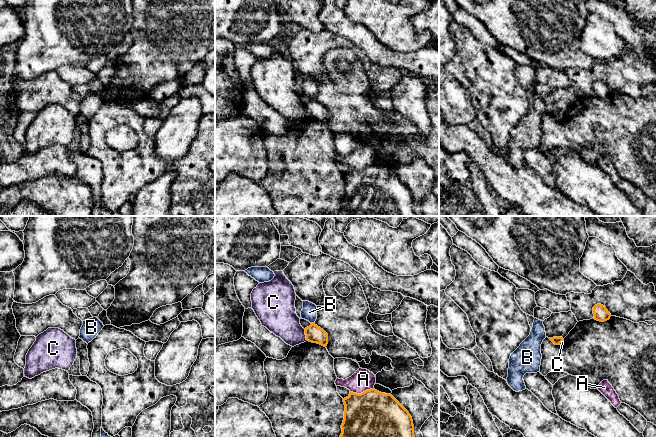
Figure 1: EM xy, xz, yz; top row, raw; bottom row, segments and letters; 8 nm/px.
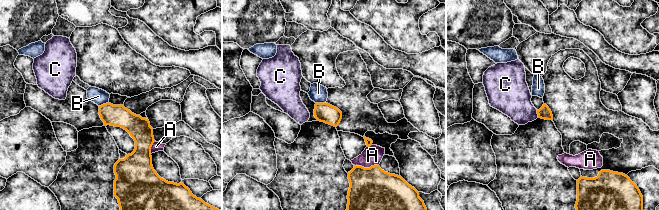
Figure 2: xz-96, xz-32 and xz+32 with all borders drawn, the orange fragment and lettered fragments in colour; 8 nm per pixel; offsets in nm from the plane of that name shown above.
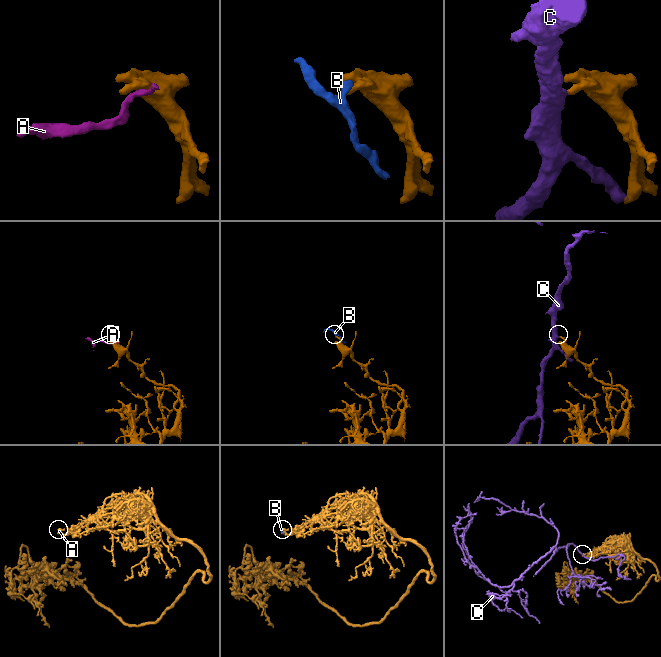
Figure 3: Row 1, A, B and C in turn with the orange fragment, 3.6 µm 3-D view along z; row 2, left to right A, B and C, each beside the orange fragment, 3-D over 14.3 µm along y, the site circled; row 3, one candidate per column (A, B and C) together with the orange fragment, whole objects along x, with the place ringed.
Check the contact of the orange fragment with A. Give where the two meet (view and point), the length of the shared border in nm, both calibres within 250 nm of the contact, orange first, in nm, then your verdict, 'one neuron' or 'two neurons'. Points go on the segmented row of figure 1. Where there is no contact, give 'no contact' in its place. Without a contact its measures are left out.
xz (361, 393) | 190 nm | 360/170 nm | two neurons

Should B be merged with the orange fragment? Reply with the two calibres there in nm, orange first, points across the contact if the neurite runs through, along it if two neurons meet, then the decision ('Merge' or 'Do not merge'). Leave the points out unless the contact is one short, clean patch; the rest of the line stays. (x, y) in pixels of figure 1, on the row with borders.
Thickness 140 nm (orange) against 130 nm. Boundary: xz (311, 322), (314, 323). Do not merge

